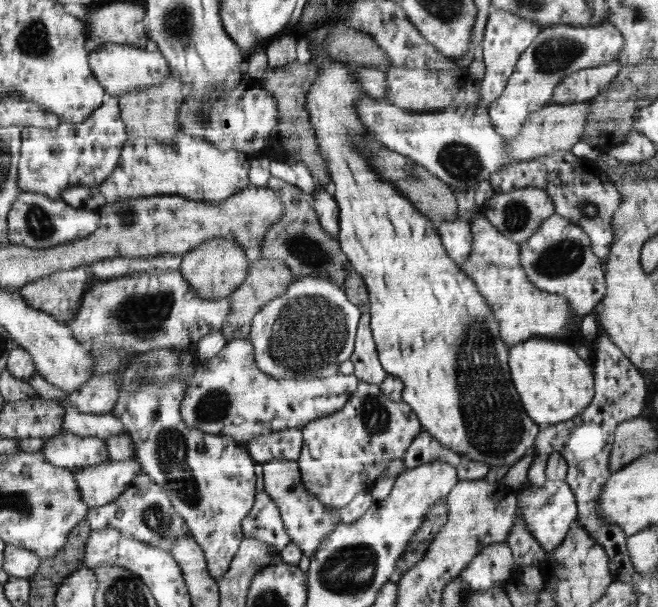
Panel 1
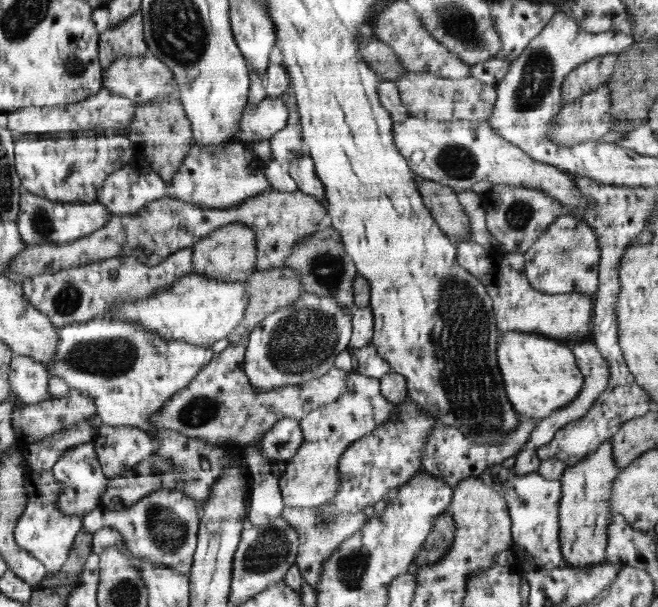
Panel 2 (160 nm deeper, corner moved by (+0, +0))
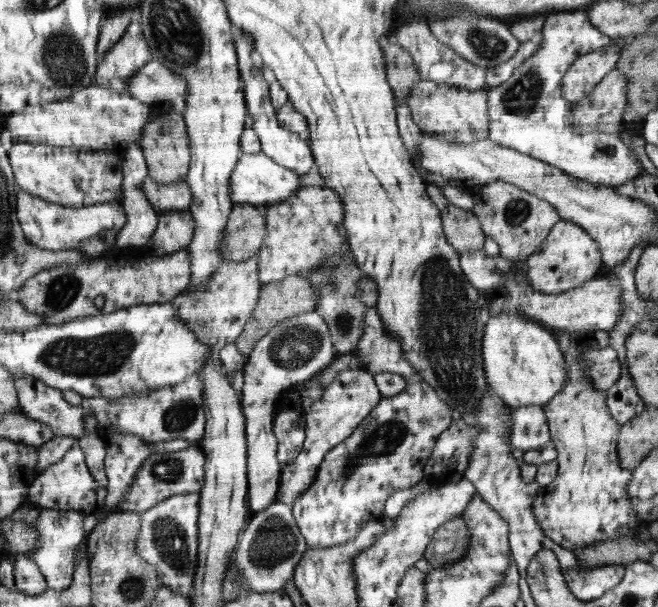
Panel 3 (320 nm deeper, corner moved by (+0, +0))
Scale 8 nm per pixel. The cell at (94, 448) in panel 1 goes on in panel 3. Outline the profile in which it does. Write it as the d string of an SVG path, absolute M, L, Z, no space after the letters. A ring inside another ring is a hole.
M74 446L59 462L52 464L37 476L35 484L28 486L29 502L41 508L78 511L81 514L100 513L107 495L106 486L98 485L85 462L84 452Z

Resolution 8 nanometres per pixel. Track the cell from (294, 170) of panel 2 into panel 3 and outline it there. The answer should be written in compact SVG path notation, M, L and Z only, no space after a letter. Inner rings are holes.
M237 28L234 33L238 36L236 48L239 49L240 76L245 84L248 116L253 120L251 129L257 134L261 151L272 157L279 165L291 168L297 175L305 175L313 166L315 160L311 153L310 142L303 140L299 134L282 128L276 118L277 109L271 103L270 84L266 84L264 69L256 57L255 40L246 29Z

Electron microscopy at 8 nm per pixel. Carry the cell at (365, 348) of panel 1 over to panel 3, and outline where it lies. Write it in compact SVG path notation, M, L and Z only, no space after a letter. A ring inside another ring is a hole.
M367 307L364 326L363 338L354 350L363 361L364 370L372 375L391 372L408 381L418 378L415 366L404 358L401 340L386 330L376 307Z

